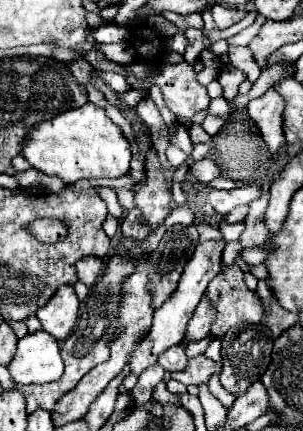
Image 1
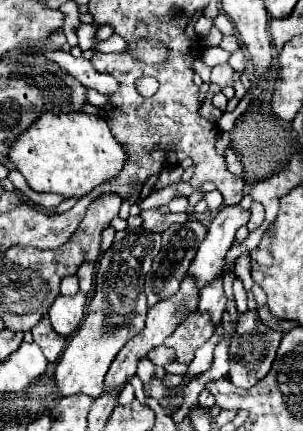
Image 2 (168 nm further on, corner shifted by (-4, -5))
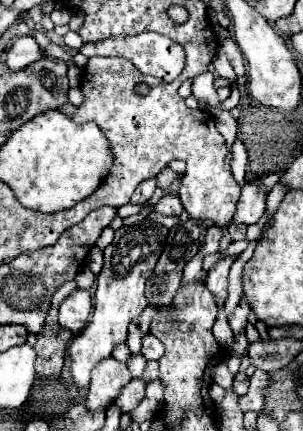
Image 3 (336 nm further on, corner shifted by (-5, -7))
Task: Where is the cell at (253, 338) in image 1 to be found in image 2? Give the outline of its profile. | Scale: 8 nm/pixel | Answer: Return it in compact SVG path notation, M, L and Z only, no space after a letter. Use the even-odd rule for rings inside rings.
M247 311L245 315L239 315L239 323L237 323L237 333L233 335L231 339L231 347L229 347L229 357L231 357L231 369L229 369L229 377L231 377L231 383L235 387L243 387L243 389L249 389L253 387L257 381L261 381L269 369L271 369L271 363L277 355L277 347L281 343L281 337L283 333L281 331L275 331L275 329L269 329L261 323L257 311Z

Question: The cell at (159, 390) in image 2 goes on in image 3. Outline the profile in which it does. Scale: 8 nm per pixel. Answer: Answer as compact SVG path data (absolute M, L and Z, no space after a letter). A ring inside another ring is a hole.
M130 355L128 369L130 369L132 377L140 379L140 377L142 377L142 373L144 373L144 357L142 357L142 355Z

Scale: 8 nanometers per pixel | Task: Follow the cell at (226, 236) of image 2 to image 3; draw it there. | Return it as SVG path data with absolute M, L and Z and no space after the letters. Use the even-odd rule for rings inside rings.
M250 181L242 189L234 223L258 223L260 217L264 215L264 209L266 209L266 193L260 189L258 181Z

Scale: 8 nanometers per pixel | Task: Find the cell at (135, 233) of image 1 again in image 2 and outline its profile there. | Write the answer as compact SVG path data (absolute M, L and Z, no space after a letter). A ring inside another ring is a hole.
M159 209L141 211L141 217L143 217L143 227L145 229L159 231L159 233L163 233L173 223L185 223L189 219L189 215L183 215L183 213L161 213Z

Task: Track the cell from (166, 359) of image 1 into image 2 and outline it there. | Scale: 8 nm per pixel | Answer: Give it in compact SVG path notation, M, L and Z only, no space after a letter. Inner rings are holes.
M161 345L161 347L157 347L157 349L151 349L151 351L147 353L147 357L151 359L151 363L163 367L165 363L175 361L175 351L169 349L169 347L165 347L165 345Z

